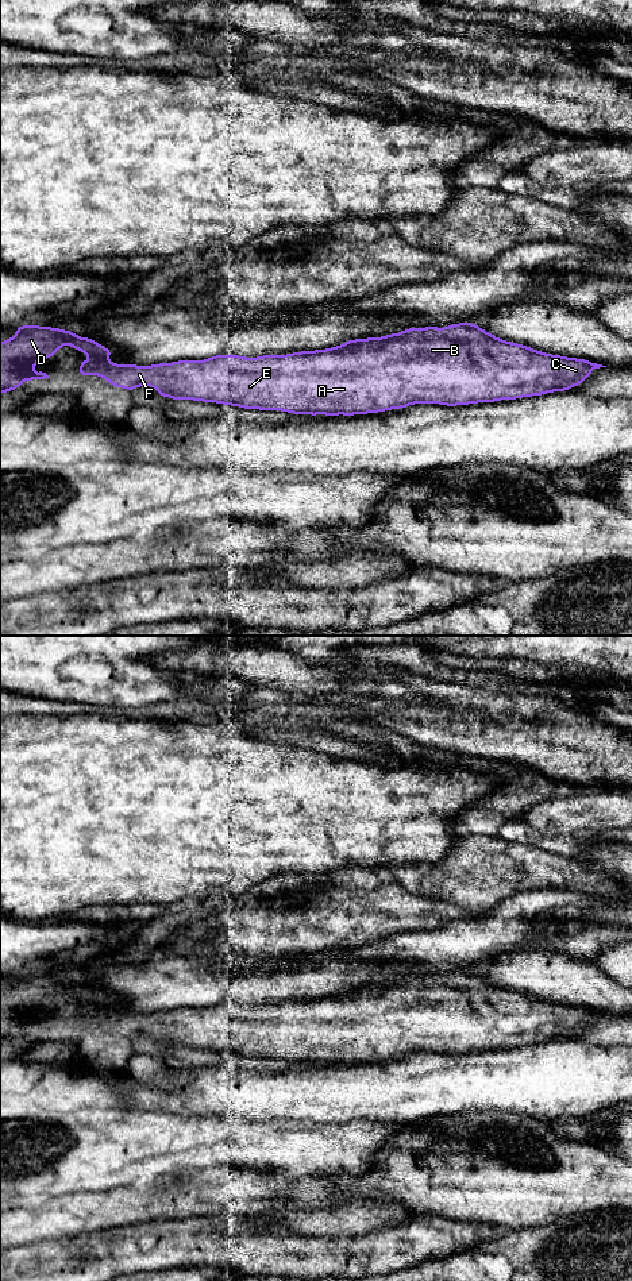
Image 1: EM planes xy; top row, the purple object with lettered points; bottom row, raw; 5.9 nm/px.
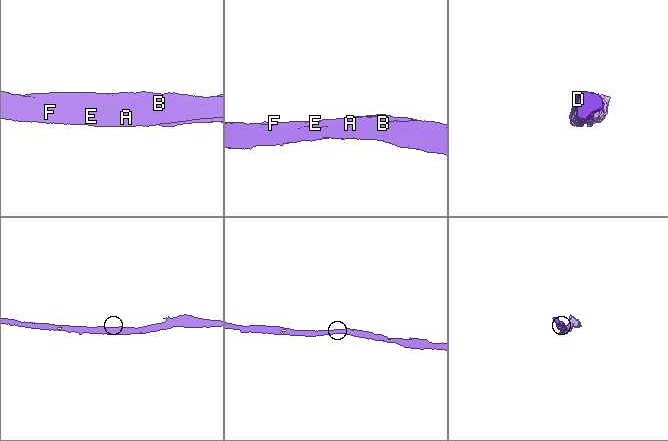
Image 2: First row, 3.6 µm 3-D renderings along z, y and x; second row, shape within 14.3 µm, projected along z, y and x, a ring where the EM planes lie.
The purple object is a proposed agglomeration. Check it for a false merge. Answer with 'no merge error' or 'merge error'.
no merge error

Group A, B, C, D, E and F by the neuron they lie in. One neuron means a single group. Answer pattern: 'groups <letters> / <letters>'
groups A B C D E F

